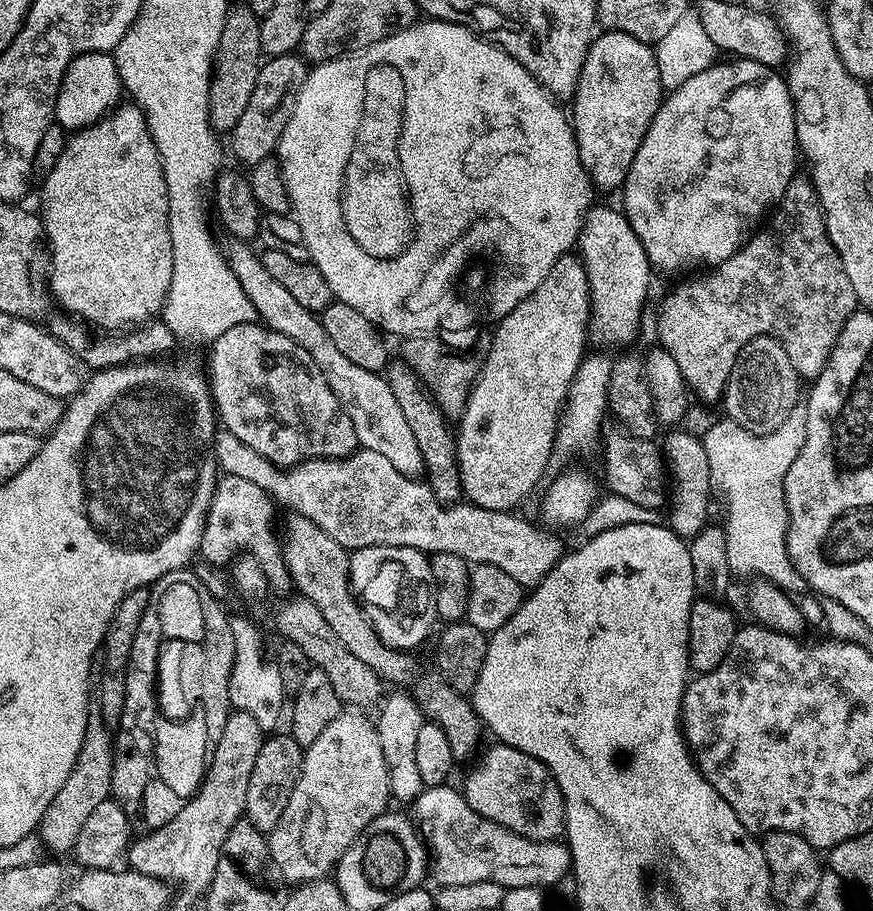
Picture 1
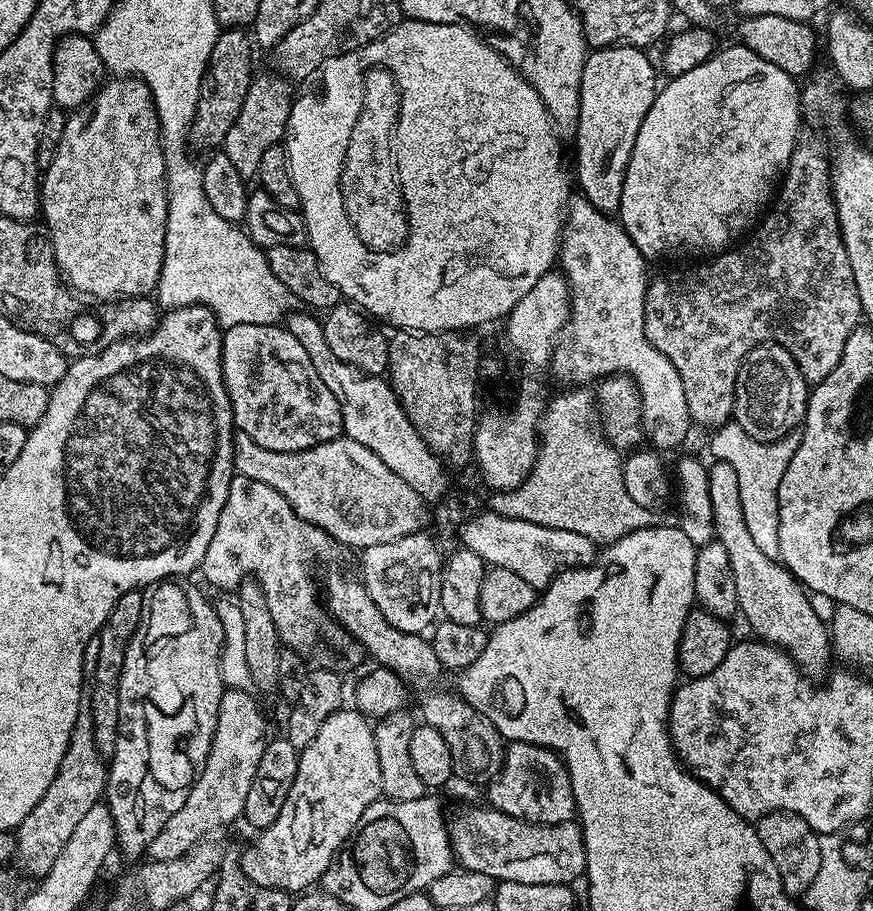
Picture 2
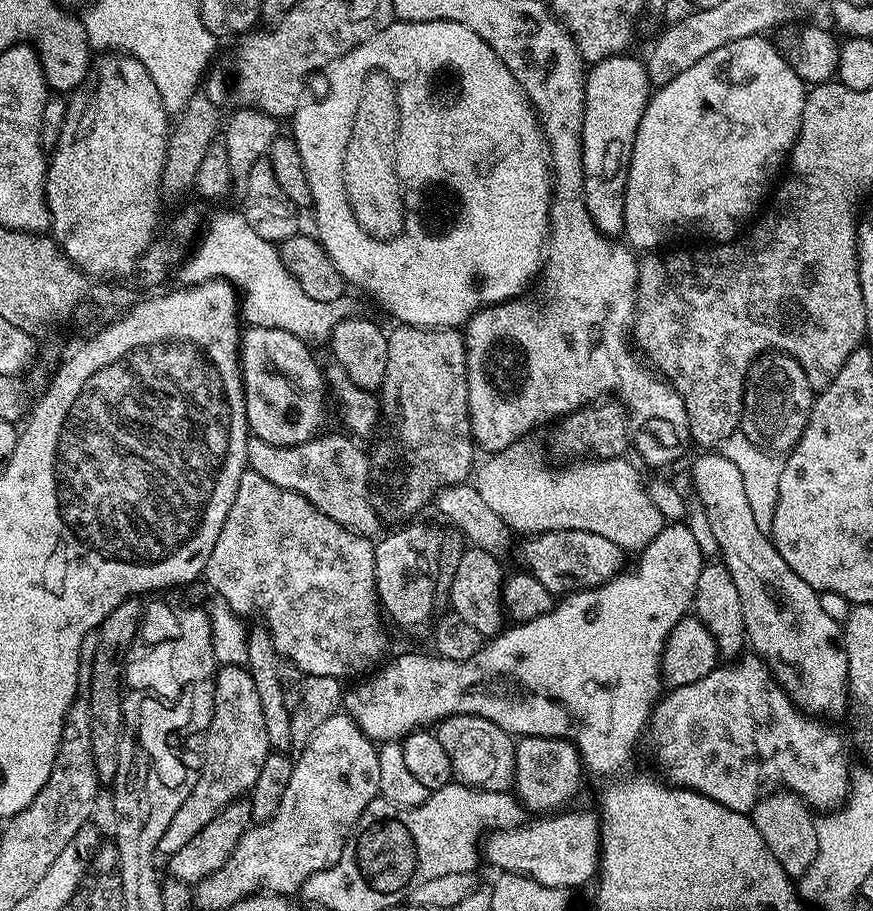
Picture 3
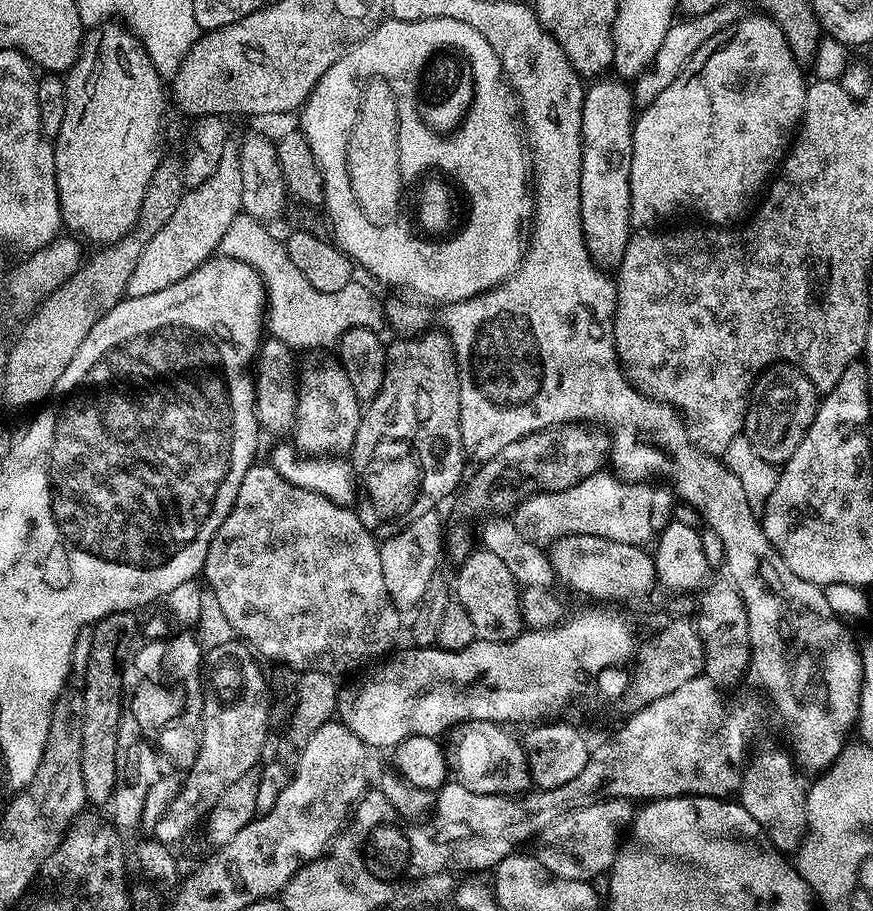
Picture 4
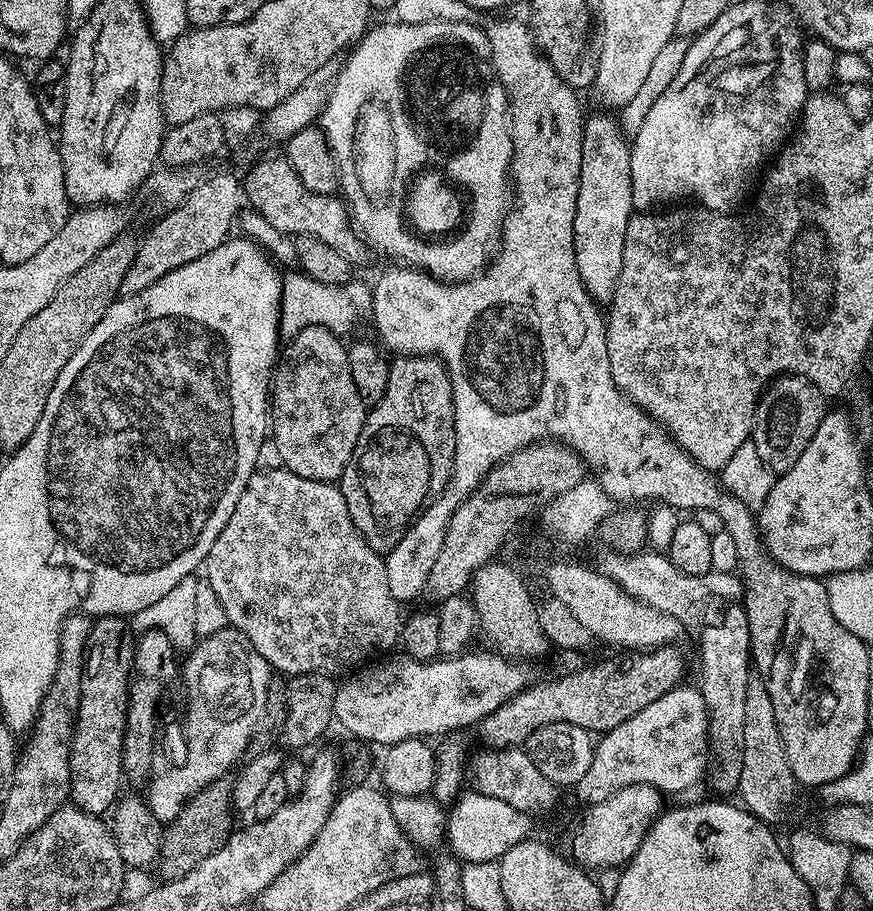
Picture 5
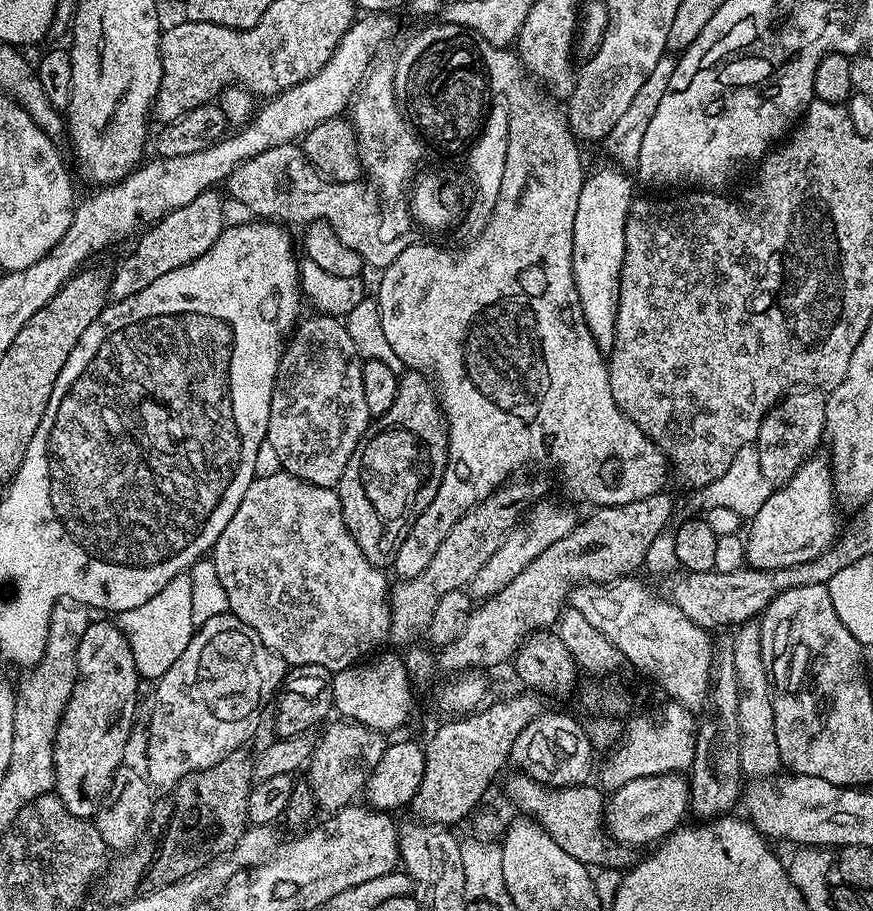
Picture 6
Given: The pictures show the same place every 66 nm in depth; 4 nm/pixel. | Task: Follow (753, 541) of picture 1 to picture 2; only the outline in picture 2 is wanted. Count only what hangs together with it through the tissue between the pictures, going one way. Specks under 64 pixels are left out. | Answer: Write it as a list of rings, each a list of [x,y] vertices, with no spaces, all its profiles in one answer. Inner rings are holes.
[[[729,422],[711,433],[712,452],[717,461],[729,464],[738,476],[738,498],[742,504],[742,518],[746,518],[746,530],[754,538],[762,554],[776,558],[778,550],[778,486],[782,486],[782,474],[794,458],[794,450],[800,445],[799,435],[784,436],[774,442],[758,442],[735,422]]]

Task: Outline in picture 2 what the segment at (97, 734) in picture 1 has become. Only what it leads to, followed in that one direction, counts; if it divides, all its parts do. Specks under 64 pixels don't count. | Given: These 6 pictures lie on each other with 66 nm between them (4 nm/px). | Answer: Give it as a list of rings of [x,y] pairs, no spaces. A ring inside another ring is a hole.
[[[81,710],[76,719],[66,754],[60,763],[60,773],[50,782],[50,790],[42,794],[38,806],[26,814],[14,832],[14,860],[28,876],[42,878],[54,866],[54,858],[62,854],[70,833],[89,811],[90,806],[101,803],[106,792],[106,760],[96,749],[92,733],[91,711]]]

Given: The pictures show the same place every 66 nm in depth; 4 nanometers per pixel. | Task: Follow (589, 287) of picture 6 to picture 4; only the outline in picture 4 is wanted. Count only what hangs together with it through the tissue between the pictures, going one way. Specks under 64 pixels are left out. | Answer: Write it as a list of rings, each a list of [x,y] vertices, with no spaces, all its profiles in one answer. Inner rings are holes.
[[[600,78],[595,82],[589,83],[587,85],[586,91],[584,93],[584,105],[582,106],[582,142],[584,143],[584,153],[582,154],[582,178],[580,179],[580,217],[582,218],[582,234],[584,235],[584,241],[588,247],[588,253],[592,255],[593,261],[600,266],[608,266],[604,264],[612,264],[612,266],[619,265],[622,254],[626,250],[628,245],[628,237],[632,235],[634,228],[632,225],[632,219],[630,218],[630,166],[632,165],[632,130],[634,127],[634,105],[632,102],[632,89],[623,79],[620,78],[611,78],[612,80],[604,80],[608,78]]]

